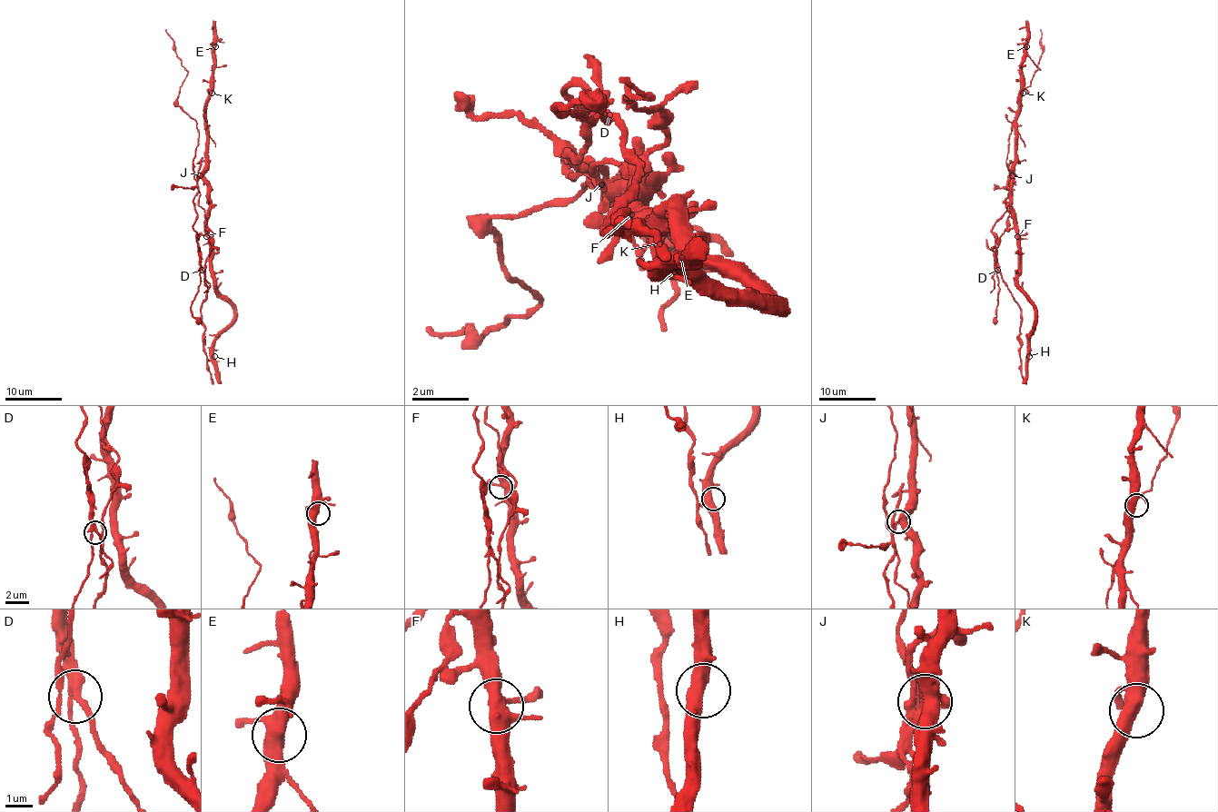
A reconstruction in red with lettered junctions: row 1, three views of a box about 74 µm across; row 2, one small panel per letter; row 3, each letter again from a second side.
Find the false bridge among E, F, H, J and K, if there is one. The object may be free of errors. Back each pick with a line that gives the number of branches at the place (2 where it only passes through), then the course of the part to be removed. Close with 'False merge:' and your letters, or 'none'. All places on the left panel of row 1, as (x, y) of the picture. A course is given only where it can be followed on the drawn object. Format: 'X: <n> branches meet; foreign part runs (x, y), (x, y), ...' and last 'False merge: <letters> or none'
J: 5 branches meet; foreign part runs (200, 175), (193, 223), (207, 290), (200, 324), (206, 370), (212, 383)
False merge: J

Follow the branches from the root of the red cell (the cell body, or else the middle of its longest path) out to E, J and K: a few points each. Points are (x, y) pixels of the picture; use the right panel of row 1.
E: (1012, 199), (1016, 110), (1019, 107), (1022, 56), (1026, 46)
J: (1012, 199), (1012, 175)
K: (1012, 199), (1016, 110), (1023, 93)

